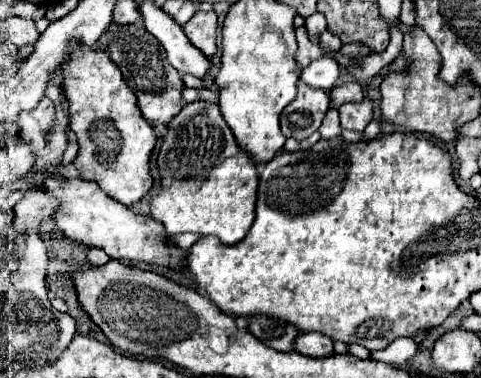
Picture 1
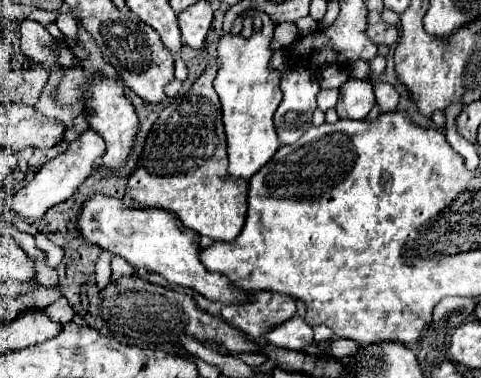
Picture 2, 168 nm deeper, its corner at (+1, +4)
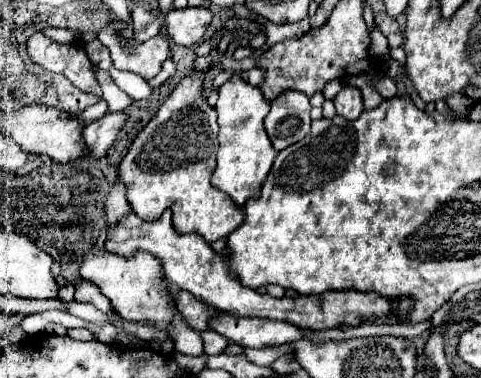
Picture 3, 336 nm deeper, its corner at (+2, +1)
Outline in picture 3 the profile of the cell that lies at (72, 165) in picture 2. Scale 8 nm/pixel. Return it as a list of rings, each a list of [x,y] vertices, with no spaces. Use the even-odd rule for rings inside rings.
[[[108,112],[104,118],[84,126],[82,138],[86,144],[84,158],[102,158],[106,150],[114,144],[118,130],[126,122],[126,116],[122,112]]]

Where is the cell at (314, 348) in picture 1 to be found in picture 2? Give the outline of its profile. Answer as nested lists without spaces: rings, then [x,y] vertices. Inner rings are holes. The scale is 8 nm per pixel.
[[[295,315],[289,321],[277,325],[277,329],[271,329],[269,333],[265,333],[267,343],[275,345],[275,347],[285,347],[285,349],[303,349],[305,345],[313,343],[313,329],[305,323],[303,317]]]

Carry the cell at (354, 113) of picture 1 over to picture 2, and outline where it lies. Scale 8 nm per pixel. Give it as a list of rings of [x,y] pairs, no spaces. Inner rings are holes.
[[[349,79],[339,89],[339,93],[341,95],[337,103],[337,115],[341,119],[365,119],[375,105],[375,93],[371,81]]]

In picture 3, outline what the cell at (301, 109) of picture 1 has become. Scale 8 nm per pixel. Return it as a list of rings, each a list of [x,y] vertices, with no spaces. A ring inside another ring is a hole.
[[[282,92],[276,96],[264,126],[272,146],[280,152],[310,132],[310,100],[302,92]]]

